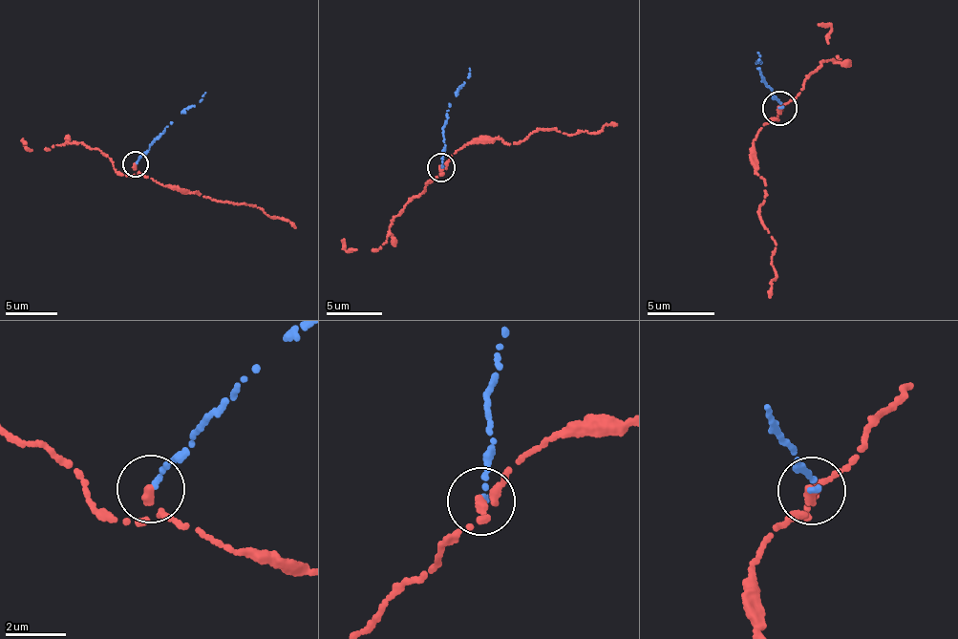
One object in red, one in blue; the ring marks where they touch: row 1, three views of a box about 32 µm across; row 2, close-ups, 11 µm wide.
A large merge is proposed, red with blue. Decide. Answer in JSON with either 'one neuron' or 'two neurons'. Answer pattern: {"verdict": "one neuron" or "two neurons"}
{"verdict": "two neurons"}

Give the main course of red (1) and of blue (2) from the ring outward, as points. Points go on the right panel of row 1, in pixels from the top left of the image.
1: (780, 108), (753, 146), (757, 174), (767, 186), (758, 213), (777, 244), (770, 299)
2: (781, 107), (761, 72), (758, 53)

